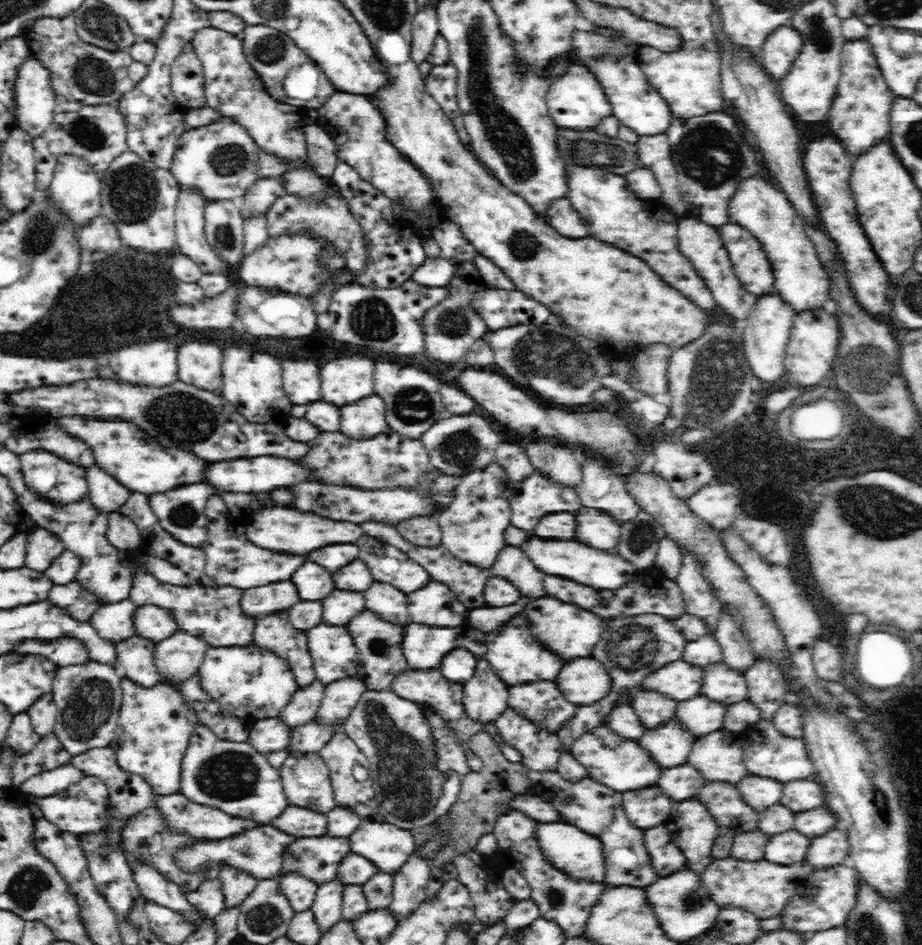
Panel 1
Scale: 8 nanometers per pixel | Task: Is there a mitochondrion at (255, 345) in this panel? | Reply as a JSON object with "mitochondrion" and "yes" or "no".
{"mitochondrion":"no"}

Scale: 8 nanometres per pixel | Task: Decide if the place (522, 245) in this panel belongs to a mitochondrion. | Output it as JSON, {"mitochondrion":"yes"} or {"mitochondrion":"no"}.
{"mitochondrion":"yes"}

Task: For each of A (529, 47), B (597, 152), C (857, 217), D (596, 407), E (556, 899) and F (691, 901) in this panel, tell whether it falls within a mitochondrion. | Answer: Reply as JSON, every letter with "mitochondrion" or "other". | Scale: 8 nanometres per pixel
{"A":"mitochondrion","B":"mitochondrion","C":"other","D":"other","E":"mitochondrion","F":"mitochondrion"}

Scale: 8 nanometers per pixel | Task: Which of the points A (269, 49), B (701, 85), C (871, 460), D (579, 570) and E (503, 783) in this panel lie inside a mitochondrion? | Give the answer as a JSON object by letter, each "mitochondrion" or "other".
{"A":"mitochondrion","B":"other","C":"other","D":"other","E":"other"}

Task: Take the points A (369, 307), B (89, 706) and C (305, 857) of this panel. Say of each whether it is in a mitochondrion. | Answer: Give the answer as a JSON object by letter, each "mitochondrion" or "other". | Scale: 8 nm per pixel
{"A":"mitochondrion","B":"mitochondrion","C":"mitochondrion"}

